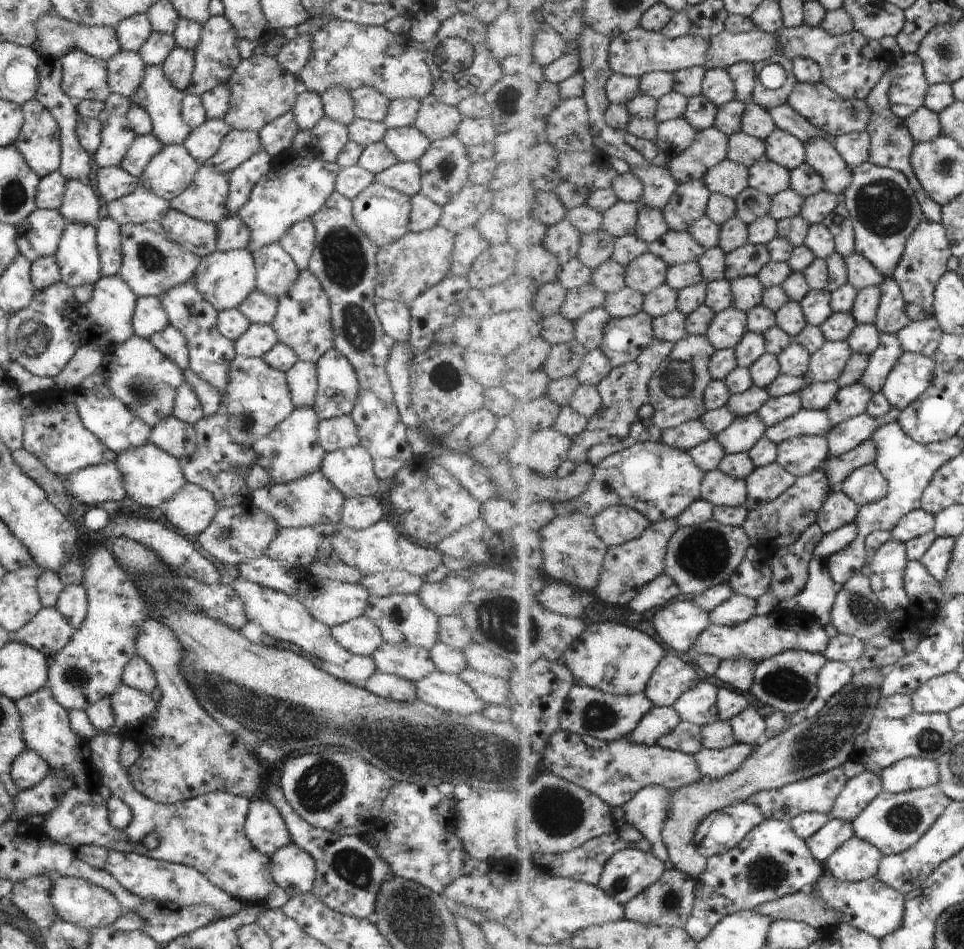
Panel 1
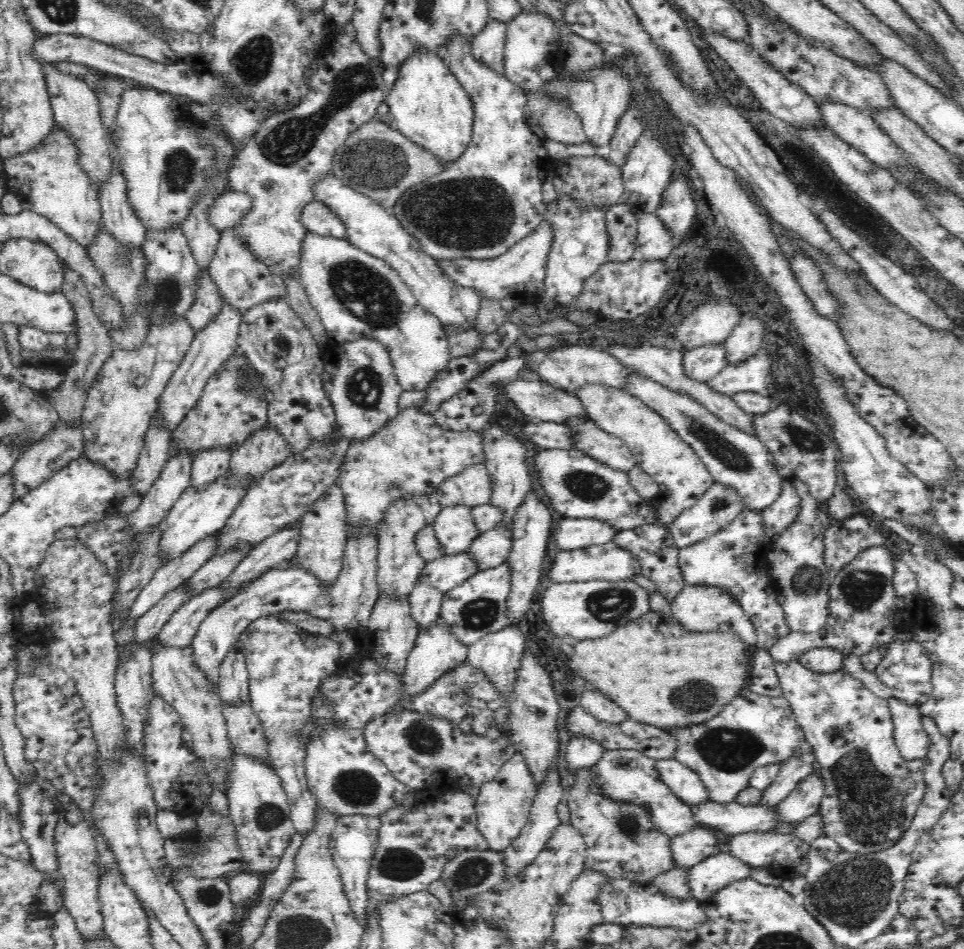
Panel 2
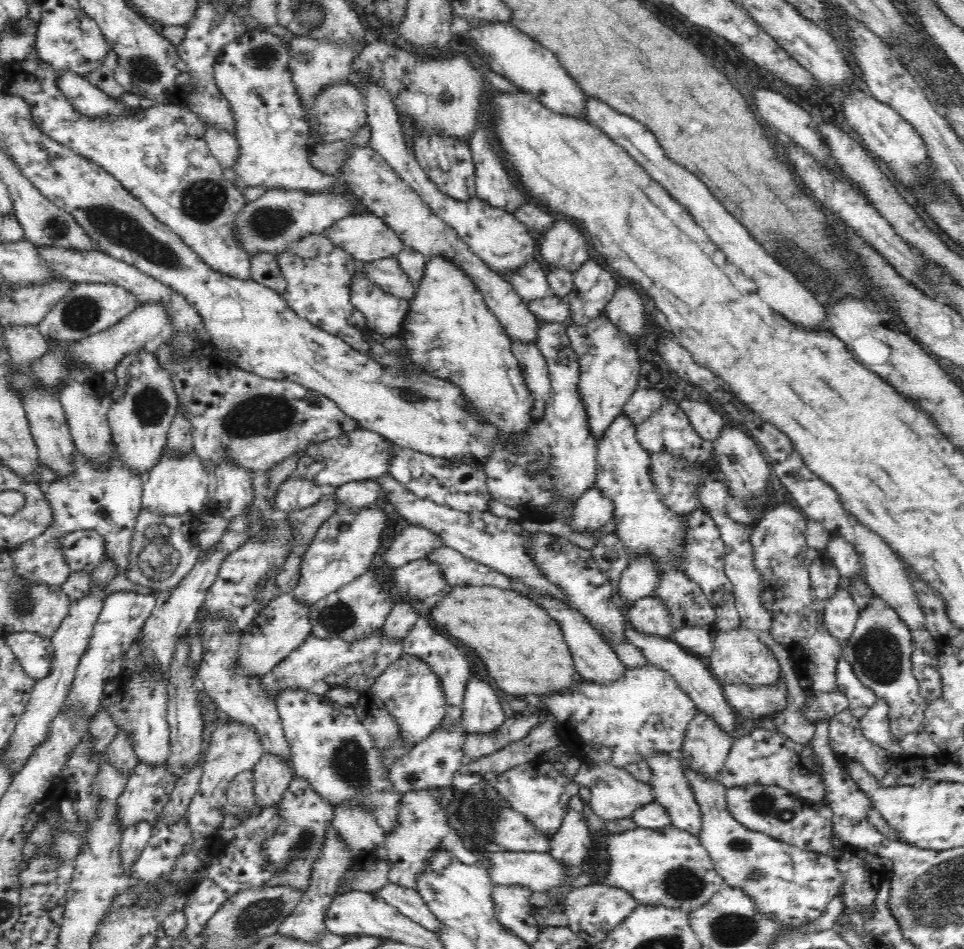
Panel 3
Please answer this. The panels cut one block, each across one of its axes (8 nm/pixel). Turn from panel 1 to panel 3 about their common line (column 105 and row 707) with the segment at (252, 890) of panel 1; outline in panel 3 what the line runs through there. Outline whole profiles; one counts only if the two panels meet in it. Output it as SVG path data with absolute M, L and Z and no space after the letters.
M783 677L767 685L723 685L723 693L733 712L740 717L757 719L782 712L788 706L788 683Z

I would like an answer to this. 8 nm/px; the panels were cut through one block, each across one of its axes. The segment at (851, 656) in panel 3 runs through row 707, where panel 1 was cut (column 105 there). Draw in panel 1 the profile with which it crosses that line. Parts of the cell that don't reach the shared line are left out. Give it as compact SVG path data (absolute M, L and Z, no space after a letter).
M63 876L51 881L49 902L57 919L86 929L114 925L123 911L112 892L77 877Z

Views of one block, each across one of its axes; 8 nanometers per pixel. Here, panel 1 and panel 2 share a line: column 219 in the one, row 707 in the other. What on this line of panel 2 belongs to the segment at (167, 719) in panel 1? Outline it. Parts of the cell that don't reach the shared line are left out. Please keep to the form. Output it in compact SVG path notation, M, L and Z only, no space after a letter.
M748 687L740 690L738 698L734 698L734 702L730 702L718 716L714 716L708 722L688 728L672 728L670 733L674 737L678 737L678 750L674 754L675 759L700 775L708 793L710 793L710 800L718 804L736 802L738 794L750 786L750 778L758 767L770 763L781 764L782 761L790 758L806 745L810 747L810 744L806 743L805 732L798 724L786 697L762 696Z

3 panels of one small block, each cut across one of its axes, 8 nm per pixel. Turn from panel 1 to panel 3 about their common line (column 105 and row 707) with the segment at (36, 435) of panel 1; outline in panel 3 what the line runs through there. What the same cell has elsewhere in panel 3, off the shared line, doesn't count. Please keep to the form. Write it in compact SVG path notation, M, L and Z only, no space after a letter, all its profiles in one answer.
M419 616L414 628L403 638L404 653L412 654L422 658L426 661L430 668L434 669L434 673L442 679L444 685L444 693L446 693L446 701L448 701L448 708L446 708L446 716L442 723L449 725L450 723L458 722L462 719L463 714L463 696L466 690L466 683L470 676L470 664L466 660L466 654L459 648L448 636L444 636L440 628L432 623L432 618L426 616Z

